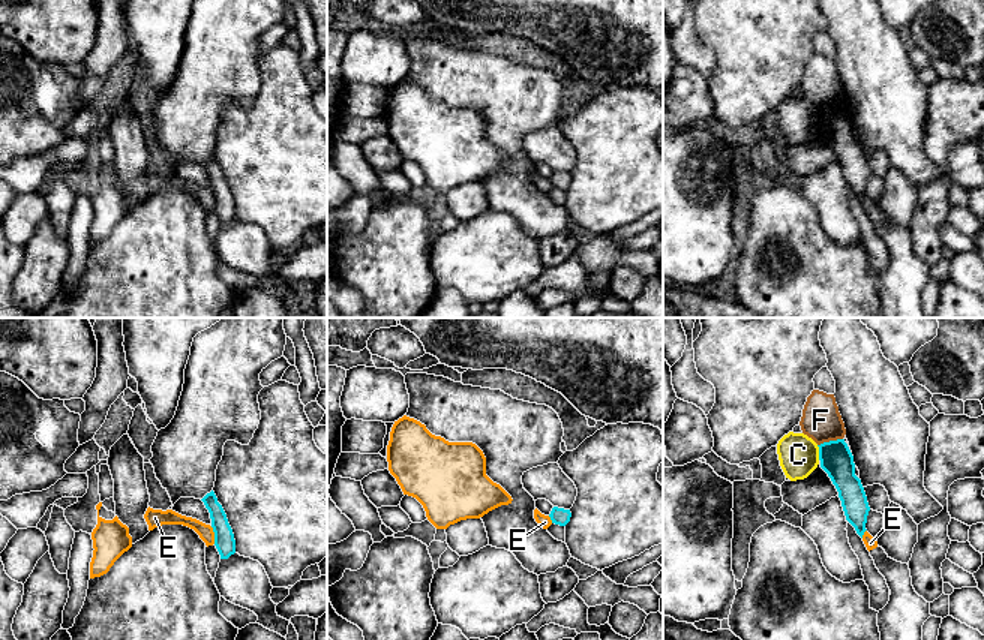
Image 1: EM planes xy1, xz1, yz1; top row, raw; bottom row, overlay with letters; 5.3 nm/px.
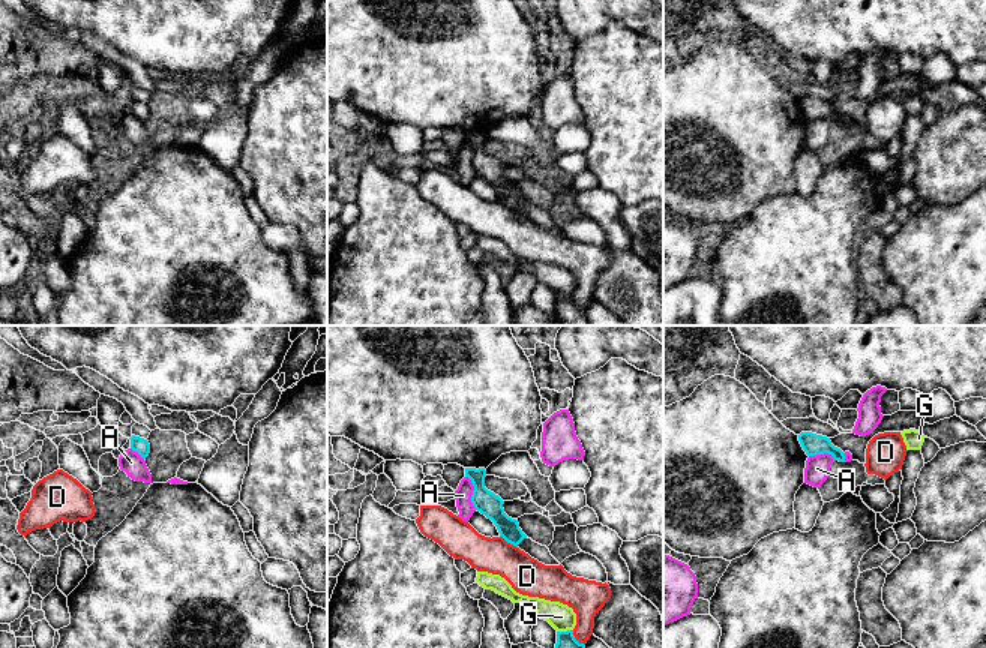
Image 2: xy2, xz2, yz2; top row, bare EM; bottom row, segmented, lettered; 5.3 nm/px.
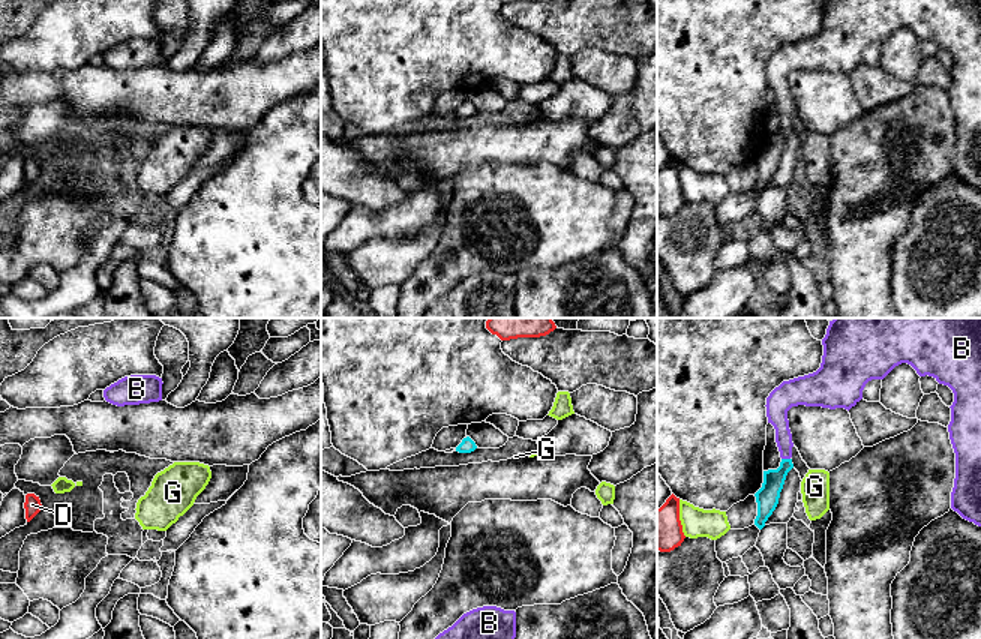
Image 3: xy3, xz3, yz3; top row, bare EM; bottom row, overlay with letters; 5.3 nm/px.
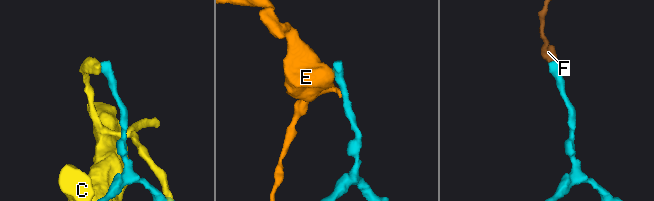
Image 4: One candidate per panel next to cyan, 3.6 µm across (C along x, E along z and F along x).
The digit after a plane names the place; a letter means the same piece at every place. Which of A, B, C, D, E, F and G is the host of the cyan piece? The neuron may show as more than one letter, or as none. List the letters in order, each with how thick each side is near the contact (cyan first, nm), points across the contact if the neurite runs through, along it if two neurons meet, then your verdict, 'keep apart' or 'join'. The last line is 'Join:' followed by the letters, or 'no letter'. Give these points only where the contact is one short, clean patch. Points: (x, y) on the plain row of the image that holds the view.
A: calibres 130 and 90 nm; border xz2 (465, 140), (473, 150), (471, 168), (476, 173); keep apart
B: calibres 120 and 110 nm; way yz3 (767, 161), (786, 123), (783, 96), (777, 78); join
C: calibres 180 and 220 nm; keep apart
D: calibres 130 and 200 nm; keep apart
E: calibres 110 and 80 nm; border xy1 (210, 191), (215, 207); keep apart
F: calibres 180 and 220 nm; border yz1 (842, 102), (824, 105), (818, 110); keep apart
G: calibres 120 and 140 nm; border xz2 (572, 293), (557, 296); keep apart
Join: B

